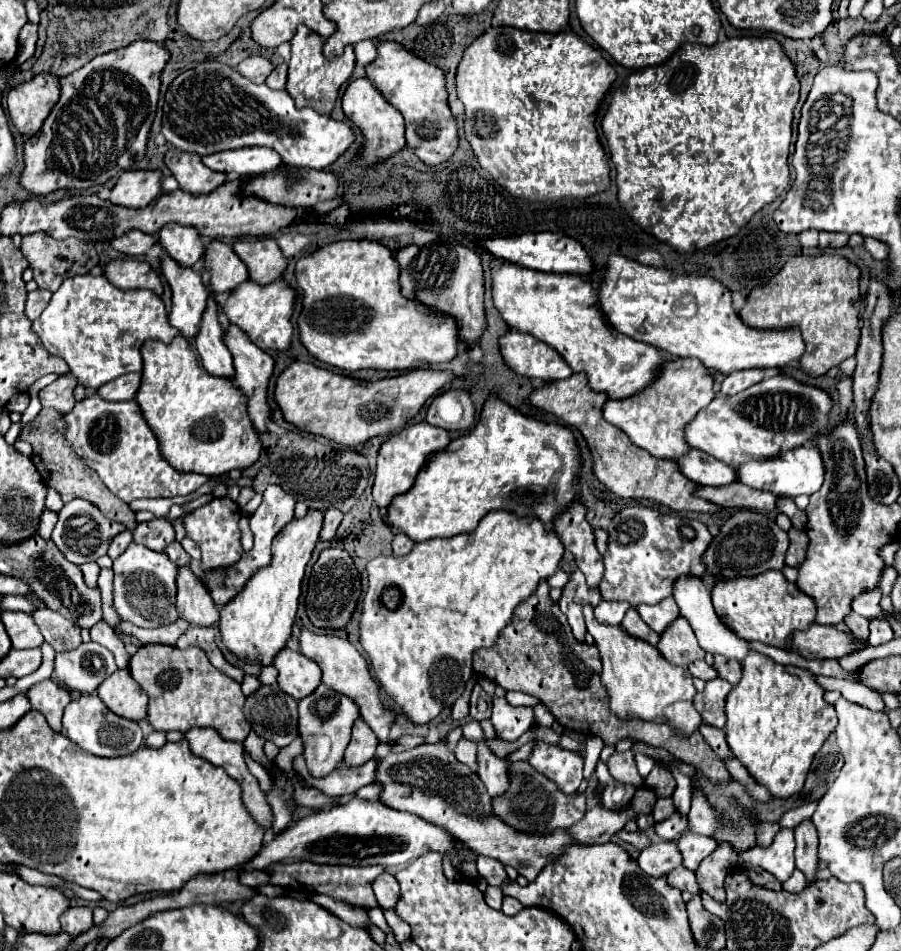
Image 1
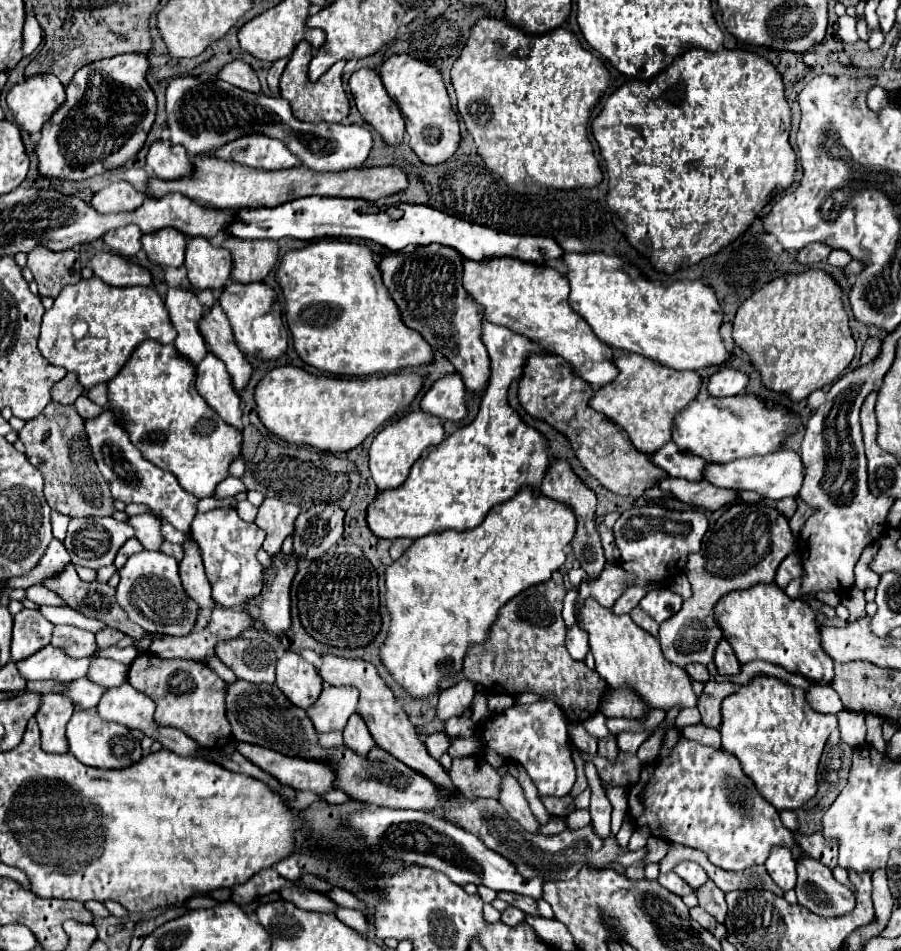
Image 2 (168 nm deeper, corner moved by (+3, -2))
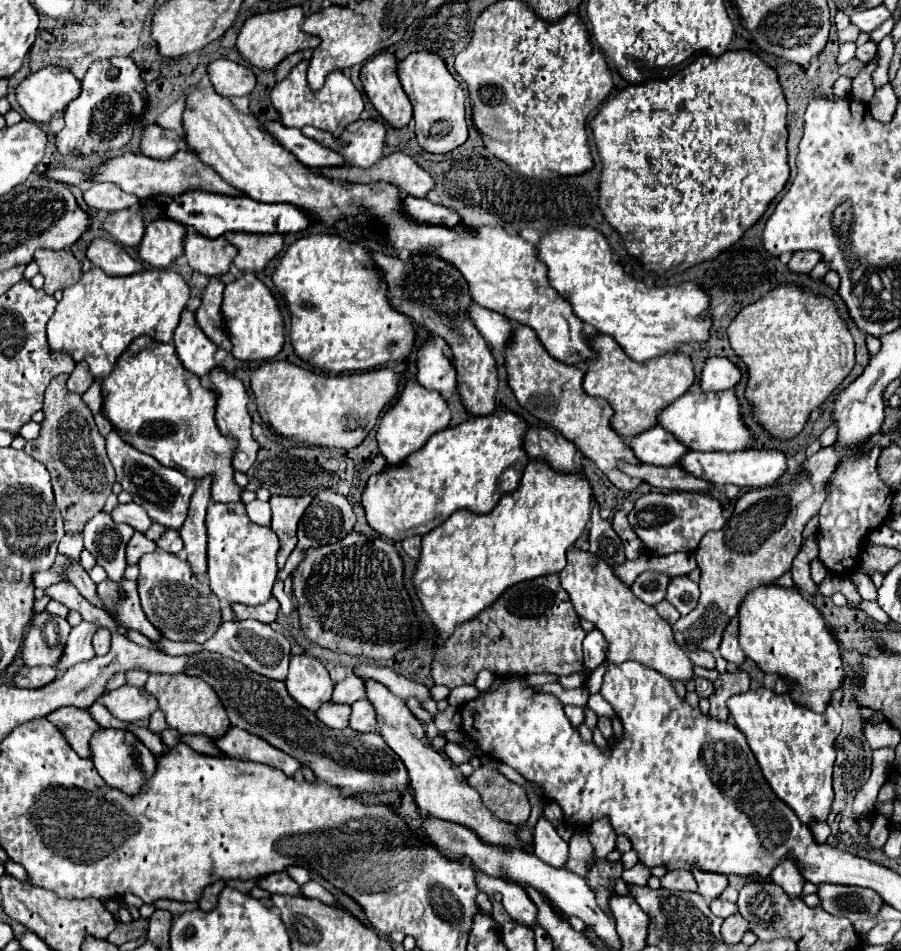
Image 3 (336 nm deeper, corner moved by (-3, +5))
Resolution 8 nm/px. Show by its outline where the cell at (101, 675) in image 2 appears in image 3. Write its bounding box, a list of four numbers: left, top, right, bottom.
[127,670,149,688]

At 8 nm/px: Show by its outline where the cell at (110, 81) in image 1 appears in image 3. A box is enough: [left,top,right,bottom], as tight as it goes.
[57,58,145,154]

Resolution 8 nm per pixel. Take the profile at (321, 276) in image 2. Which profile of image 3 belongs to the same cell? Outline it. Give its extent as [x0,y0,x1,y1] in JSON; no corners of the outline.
[273,234,415,372]

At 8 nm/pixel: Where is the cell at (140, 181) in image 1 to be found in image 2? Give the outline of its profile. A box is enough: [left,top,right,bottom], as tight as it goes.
[91,181,145,213]

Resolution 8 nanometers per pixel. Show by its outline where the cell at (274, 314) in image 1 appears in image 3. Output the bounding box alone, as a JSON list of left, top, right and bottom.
[221,274,285,360]

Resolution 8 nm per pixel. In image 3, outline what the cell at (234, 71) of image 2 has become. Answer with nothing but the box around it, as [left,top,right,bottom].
[207,60,255,96]

